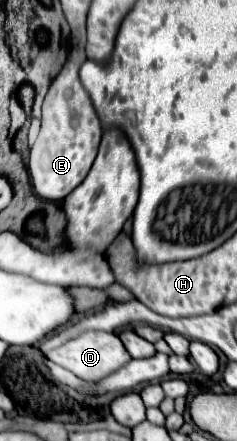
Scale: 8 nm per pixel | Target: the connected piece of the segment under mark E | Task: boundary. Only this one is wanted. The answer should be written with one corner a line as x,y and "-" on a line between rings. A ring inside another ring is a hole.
82,55
82,59
76,59
74,63
74,59
68,57
64,69
52,81
42,105
42,129
30,149
28,173
32,187
42,199
48,201
62,201
70,191
74,191
88,175
98,153
102,125
88,91
78,79
78,67
84,59
86,57

